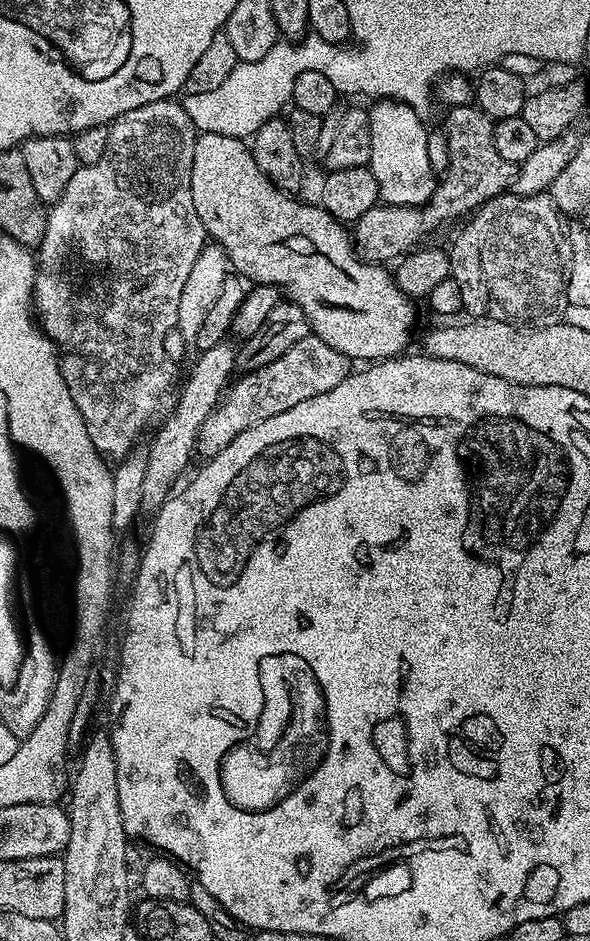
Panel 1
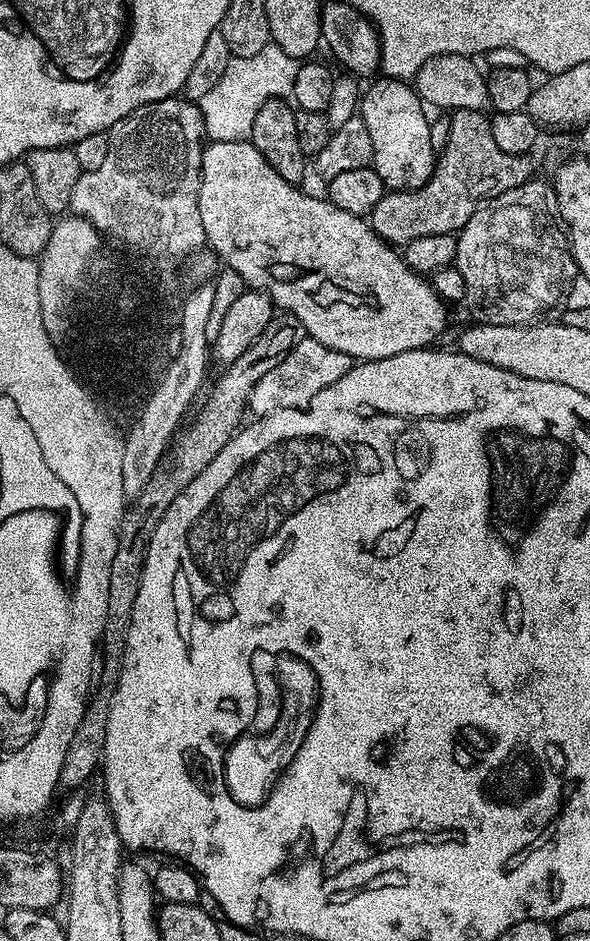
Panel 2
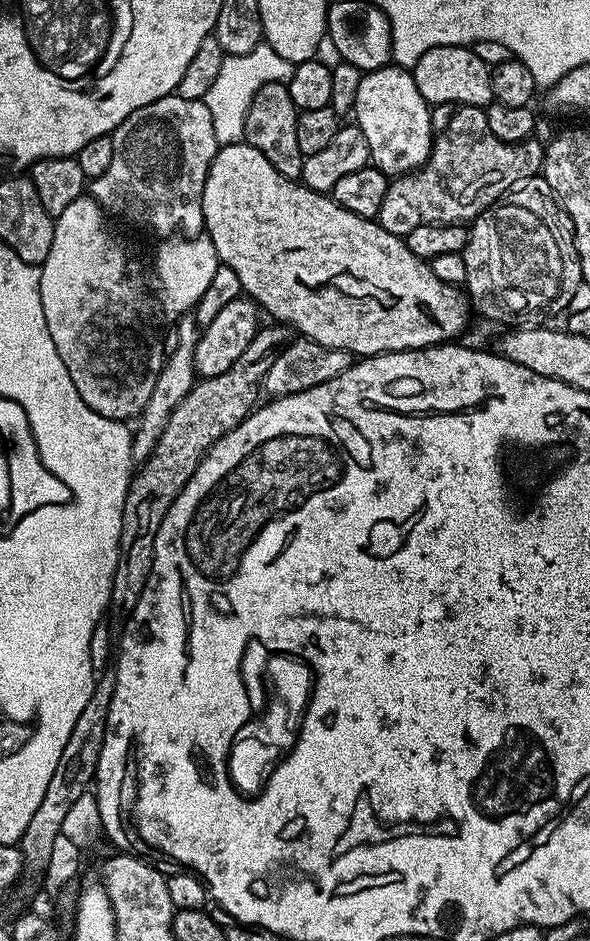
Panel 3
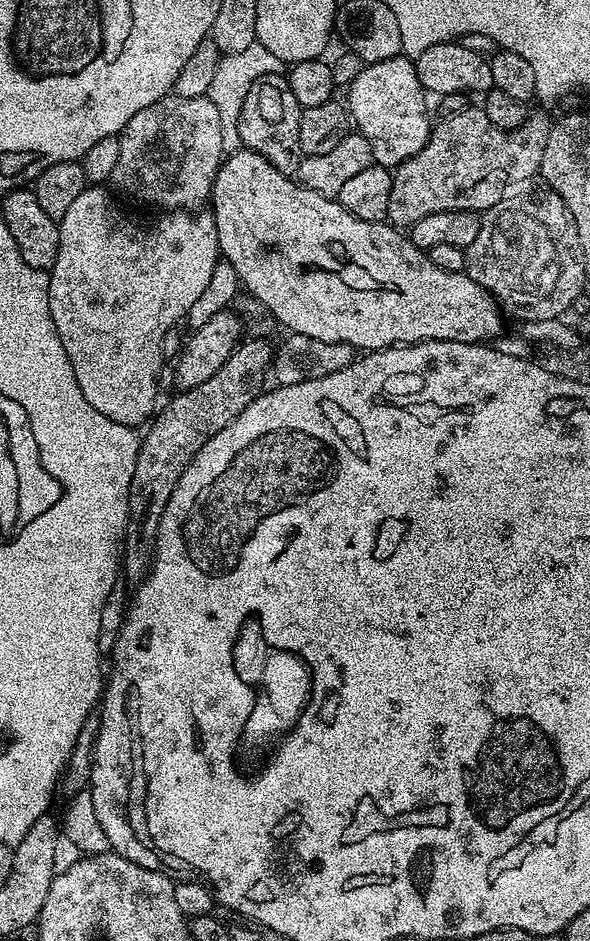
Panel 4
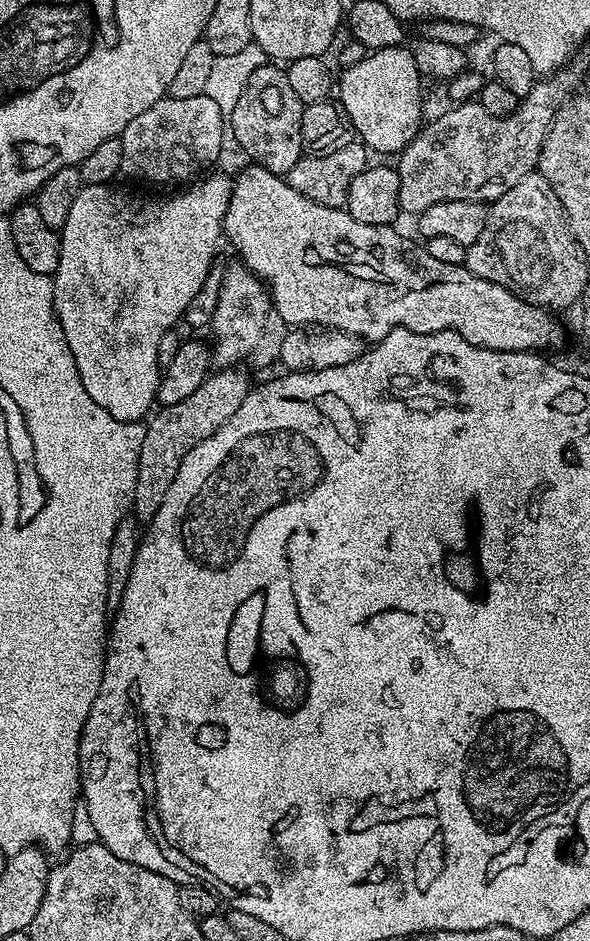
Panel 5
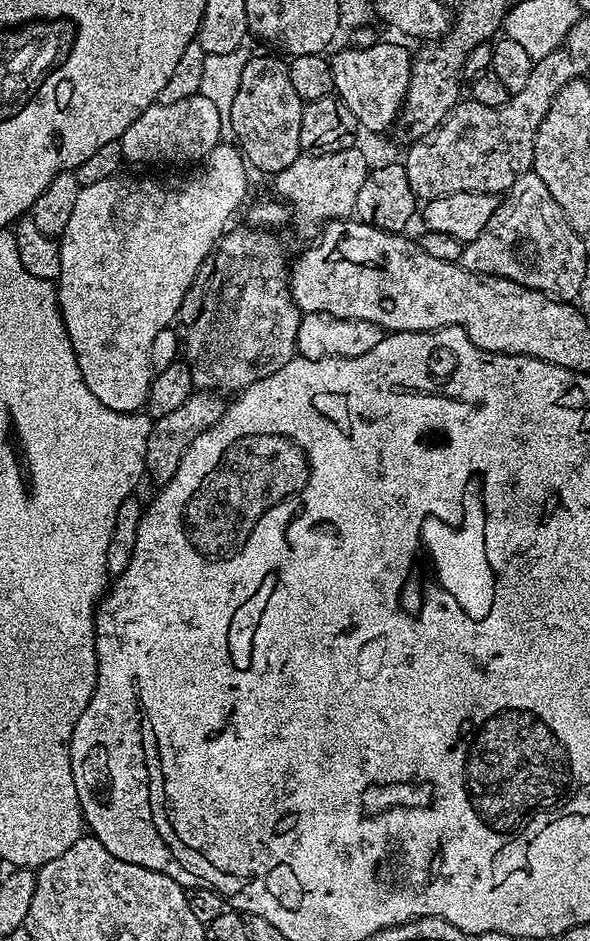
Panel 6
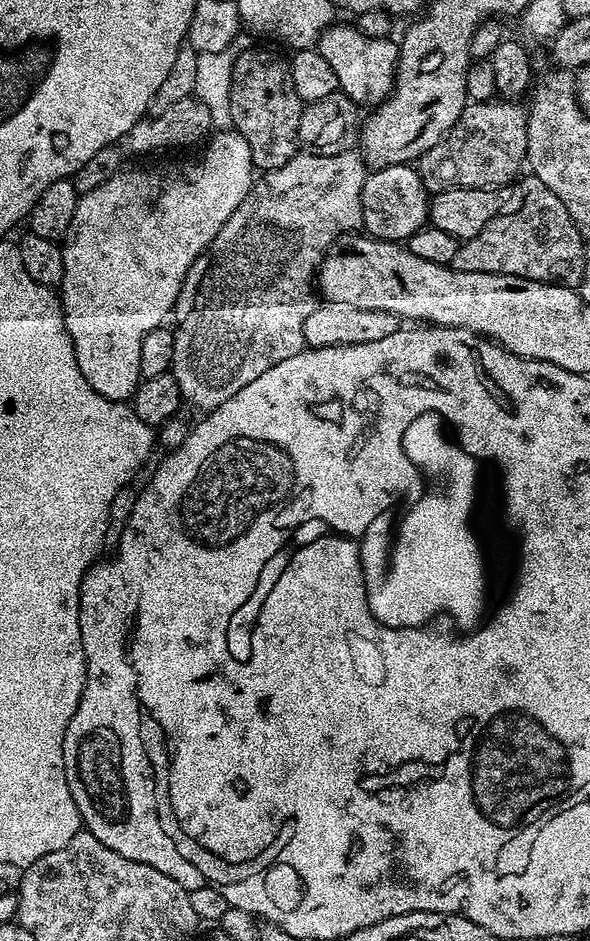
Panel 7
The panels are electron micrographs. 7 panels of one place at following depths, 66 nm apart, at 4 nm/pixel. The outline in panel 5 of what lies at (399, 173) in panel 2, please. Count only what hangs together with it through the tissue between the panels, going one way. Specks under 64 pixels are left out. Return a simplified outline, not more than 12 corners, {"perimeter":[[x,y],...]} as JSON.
{"perimeter":[[408,46],[339,73],[338,103],[373,153],[420,131],[421,72]]}

